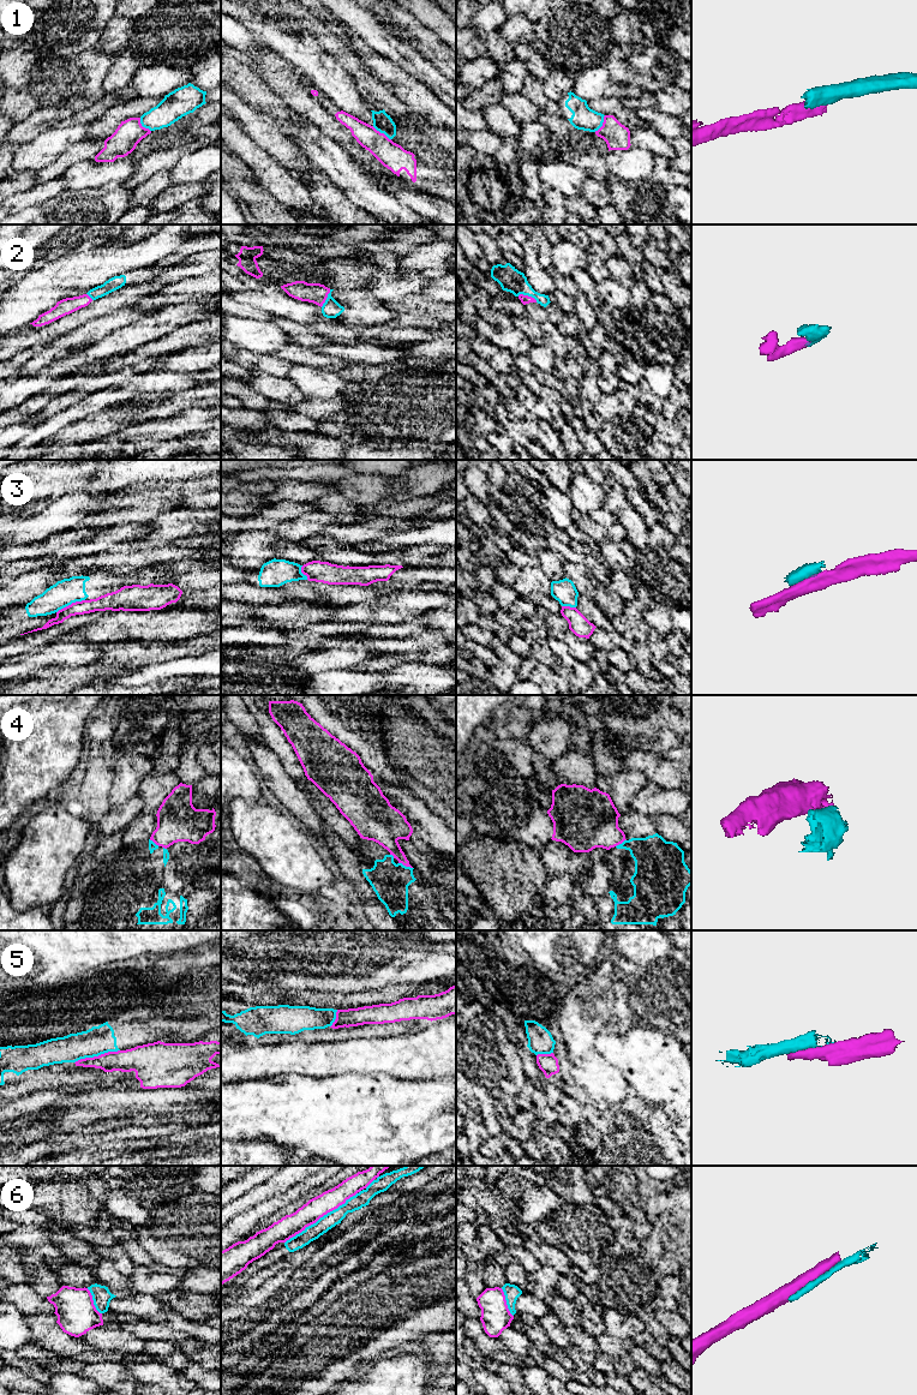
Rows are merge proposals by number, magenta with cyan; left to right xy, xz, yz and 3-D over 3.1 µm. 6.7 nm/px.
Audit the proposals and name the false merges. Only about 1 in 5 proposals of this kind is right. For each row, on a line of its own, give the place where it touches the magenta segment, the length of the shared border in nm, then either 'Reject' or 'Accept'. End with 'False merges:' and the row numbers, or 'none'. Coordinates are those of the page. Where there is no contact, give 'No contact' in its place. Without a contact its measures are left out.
1: Touches magenta at xz (382, 133). Shared border 160 nm. Reject
2: Touches magenta at yz (527, 295). Shared border 140 nm. Accept
3: Touches magenta at xy (71, 604). Shared border 220 nm. Reject
4: Touches magenta at xz (406, 866). Shared border 100 nm. Reject
5: Touches magenta at xy (96, 1057). Shared border 320 nm. Reject
6: Touches magenta at xz (321, 1216). Shared border 600 nm. Reject
False merges: 1, 3, 4, 5, 6

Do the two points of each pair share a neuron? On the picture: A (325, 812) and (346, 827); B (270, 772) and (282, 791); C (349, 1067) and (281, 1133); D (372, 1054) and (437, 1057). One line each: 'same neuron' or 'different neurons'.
A: same neuron
B: same neuron
C: different neurons
D: same neuron

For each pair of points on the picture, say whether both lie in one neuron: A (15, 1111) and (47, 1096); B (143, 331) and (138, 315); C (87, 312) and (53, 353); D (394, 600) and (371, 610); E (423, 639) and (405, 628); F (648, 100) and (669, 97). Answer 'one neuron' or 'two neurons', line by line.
A: one neuron
B: two neurons
C: two neurons
D: one neuron
E: two neurons
F: two neurons

